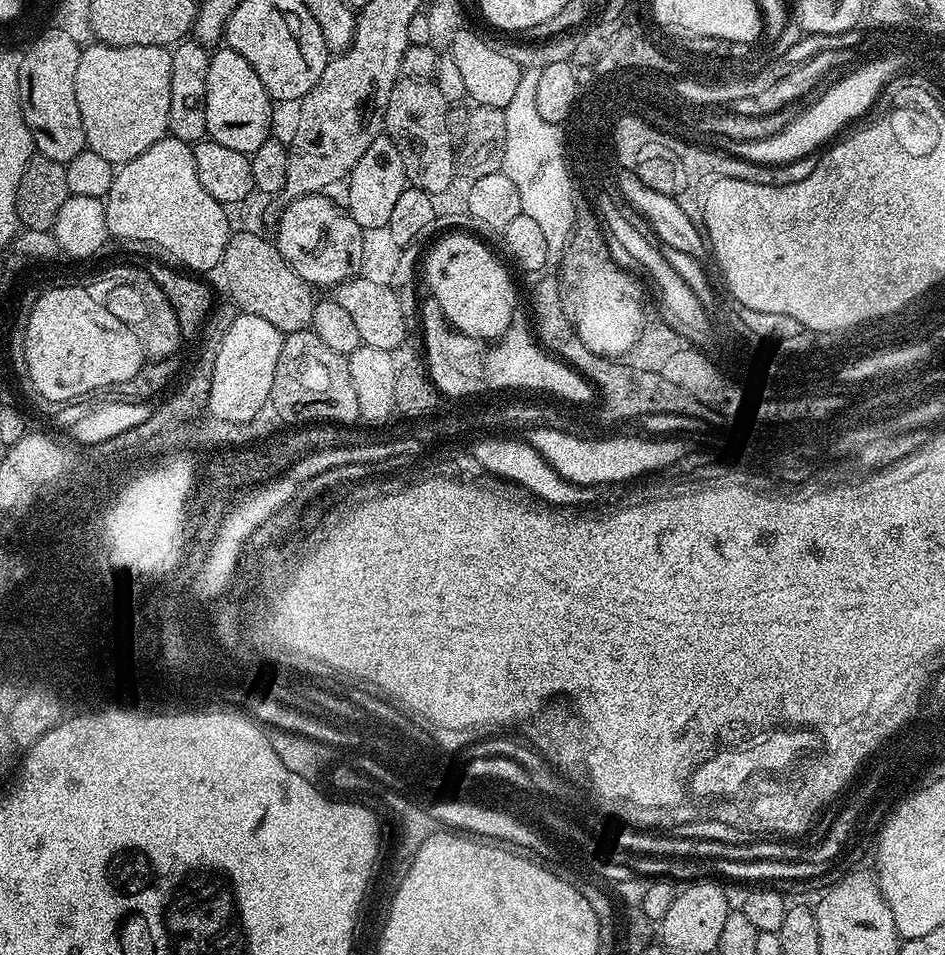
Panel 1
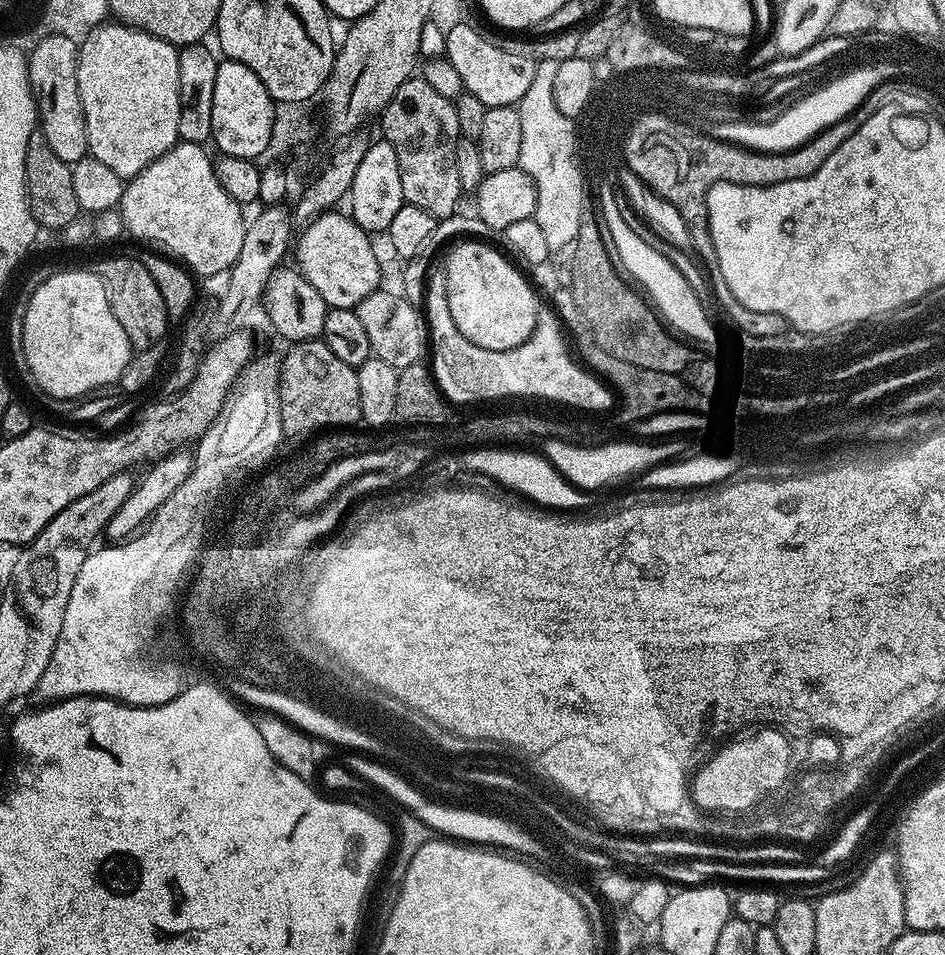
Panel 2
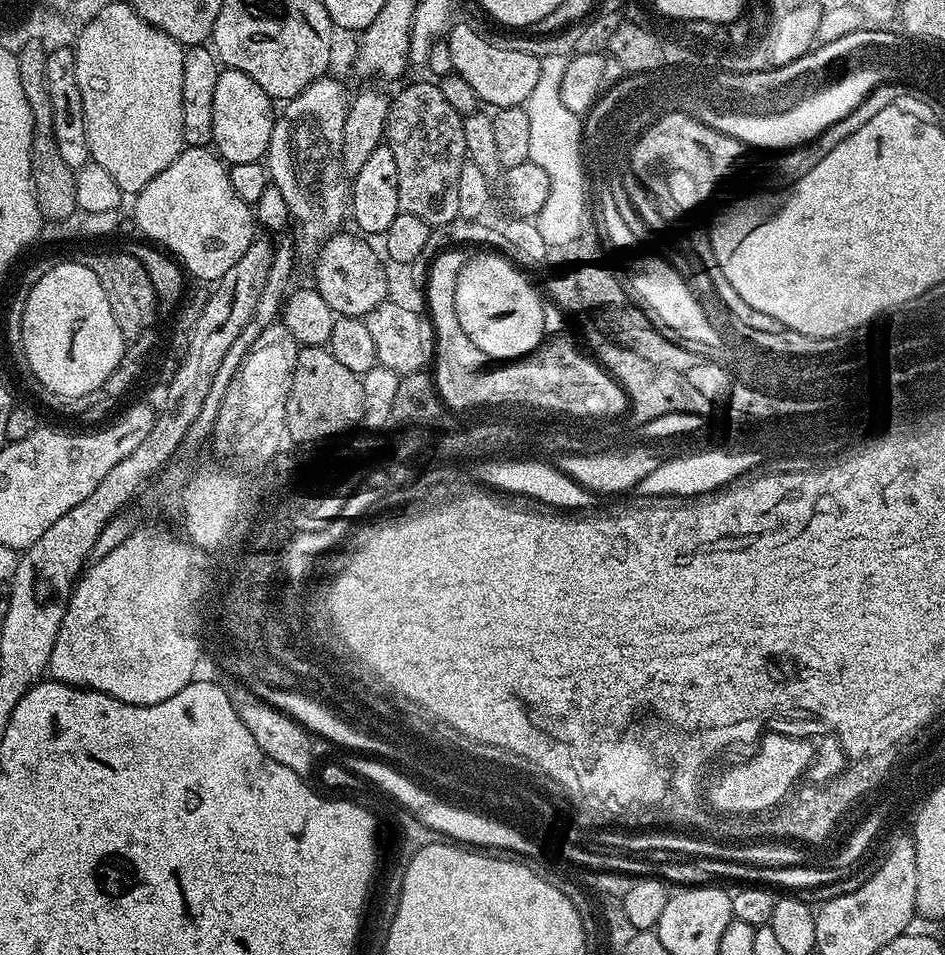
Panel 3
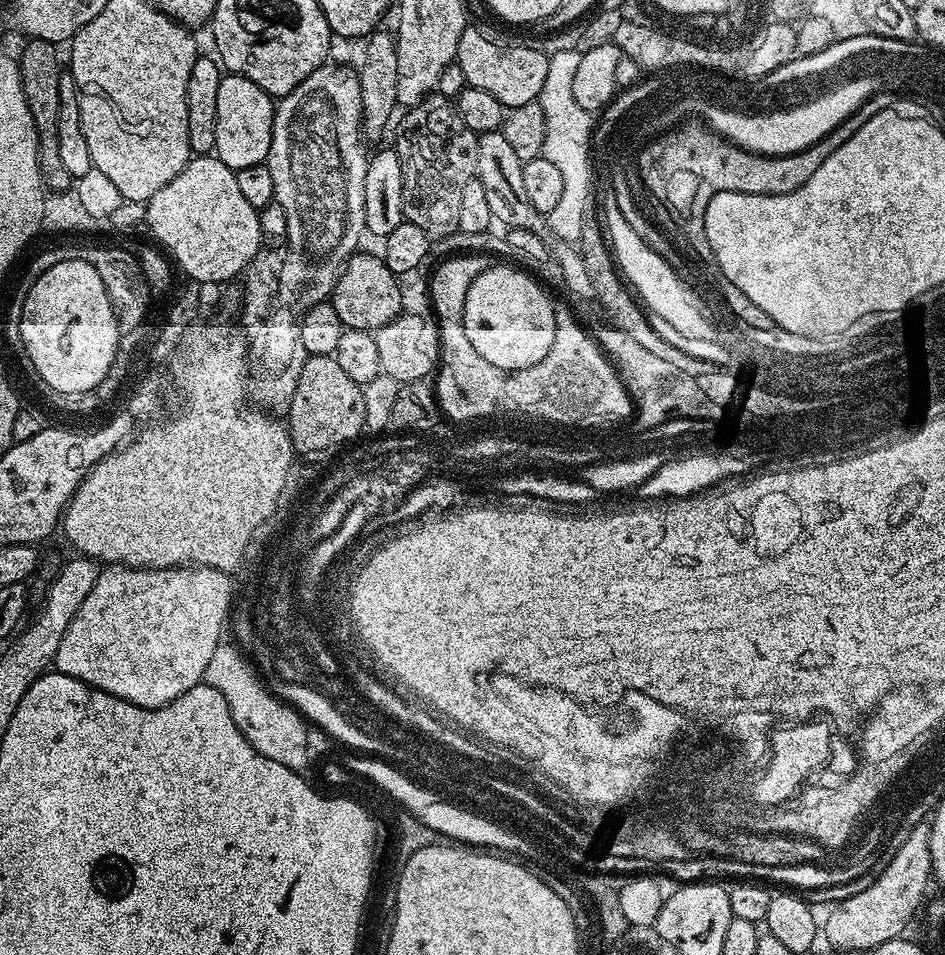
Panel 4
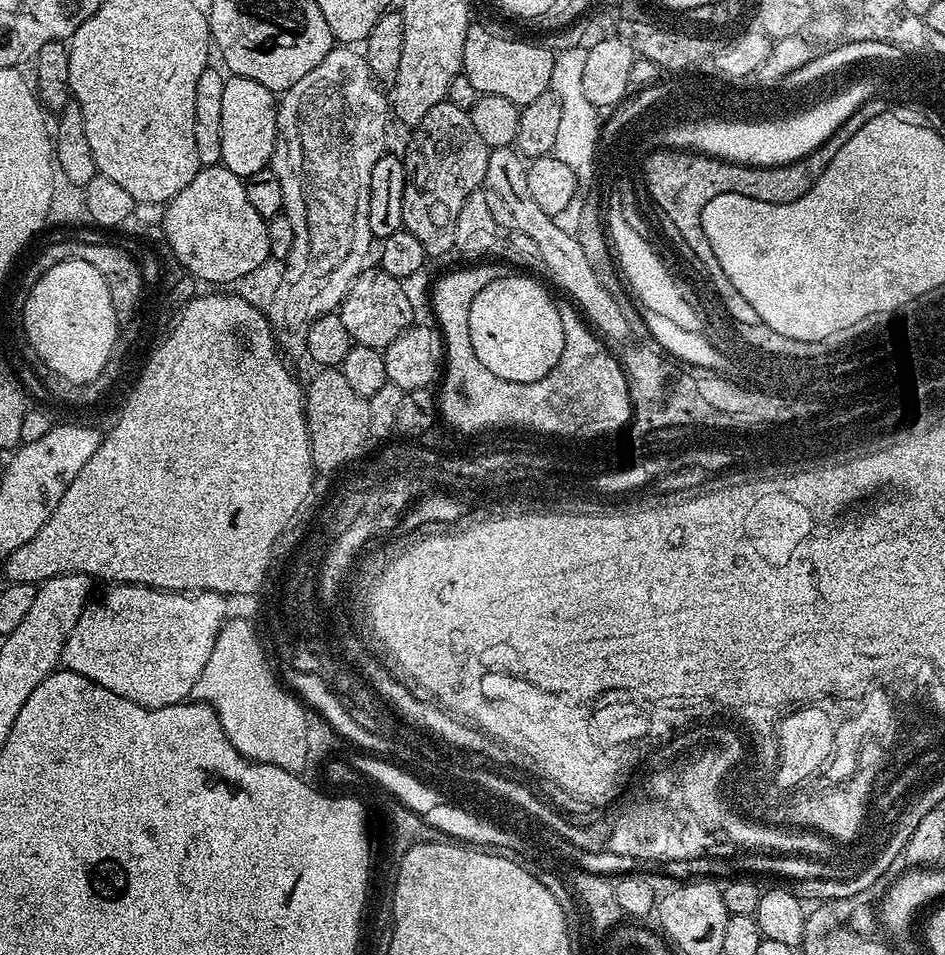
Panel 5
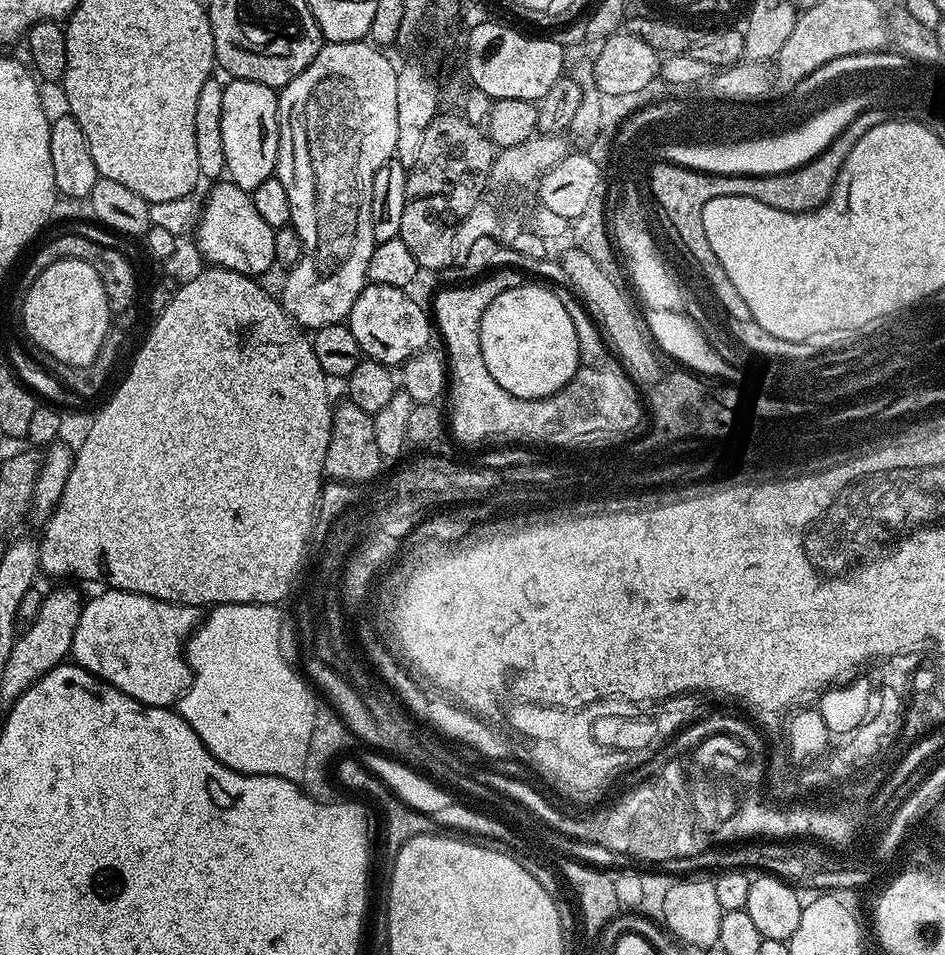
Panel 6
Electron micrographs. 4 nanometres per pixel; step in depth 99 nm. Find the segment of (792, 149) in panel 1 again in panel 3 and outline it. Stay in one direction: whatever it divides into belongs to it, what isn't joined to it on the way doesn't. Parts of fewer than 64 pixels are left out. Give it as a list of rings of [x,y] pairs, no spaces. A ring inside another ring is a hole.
[[[850,71],[842,76],[836,80],[836,89],[824,86],[821,92],[816,92],[813,96],[798,101],[793,108],[781,107],[774,114],[757,116],[754,112],[744,111],[740,116],[721,116],[716,115],[716,112],[707,112],[708,126],[730,138],[738,138],[748,147],[757,150],[795,148],[797,144],[804,144],[808,140],[814,139],[819,132],[826,130],[826,126],[838,122],[838,118],[846,118],[846,114],[850,114],[850,110],[854,110],[854,106],[861,104],[871,94],[874,90],[872,84],[875,84],[876,87],[880,85],[876,76],[854,76]]]

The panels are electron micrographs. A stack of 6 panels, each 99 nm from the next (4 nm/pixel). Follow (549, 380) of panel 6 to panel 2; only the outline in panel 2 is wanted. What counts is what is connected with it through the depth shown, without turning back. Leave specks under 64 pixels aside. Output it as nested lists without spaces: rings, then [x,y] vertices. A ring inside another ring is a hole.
[[[464,238],[453,243],[444,260],[442,273],[449,298],[450,317],[474,345],[490,351],[510,350],[521,346],[529,336],[530,314],[536,311],[538,300],[525,273],[523,276],[498,249],[479,242],[476,238]]]

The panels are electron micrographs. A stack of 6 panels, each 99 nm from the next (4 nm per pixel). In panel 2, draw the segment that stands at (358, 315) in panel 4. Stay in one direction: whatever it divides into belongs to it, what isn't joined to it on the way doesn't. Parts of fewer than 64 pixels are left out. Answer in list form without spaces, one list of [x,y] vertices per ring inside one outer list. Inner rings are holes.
[[[331,210],[321,213],[313,218],[308,226],[301,231],[294,240],[294,256],[296,252],[295,267],[304,275],[306,282],[322,294],[322,298],[328,303],[329,308],[355,309],[372,292],[380,288],[380,275],[378,274],[378,262],[374,259],[374,250],[369,233],[359,228],[352,221],[351,215]]]

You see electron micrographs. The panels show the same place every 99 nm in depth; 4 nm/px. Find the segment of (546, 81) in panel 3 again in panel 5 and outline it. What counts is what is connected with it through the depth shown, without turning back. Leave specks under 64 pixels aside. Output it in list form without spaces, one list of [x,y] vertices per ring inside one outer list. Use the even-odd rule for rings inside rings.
[[[578,47],[574,50],[562,50],[554,55],[554,74],[550,91],[558,98],[562,106],[562,119],[558,126],[558,142],[554,154],[570,170],[574,170],[577,181],[584,182],[592,175],[596,176],[598,169],[595,164],[584,160],[582,146],[578,144],[594,144],[600,142],[602,117],[597,108],[586,98],[586,86],[582,86],[582,69],[586,67],[586,54],[588,50]]]

